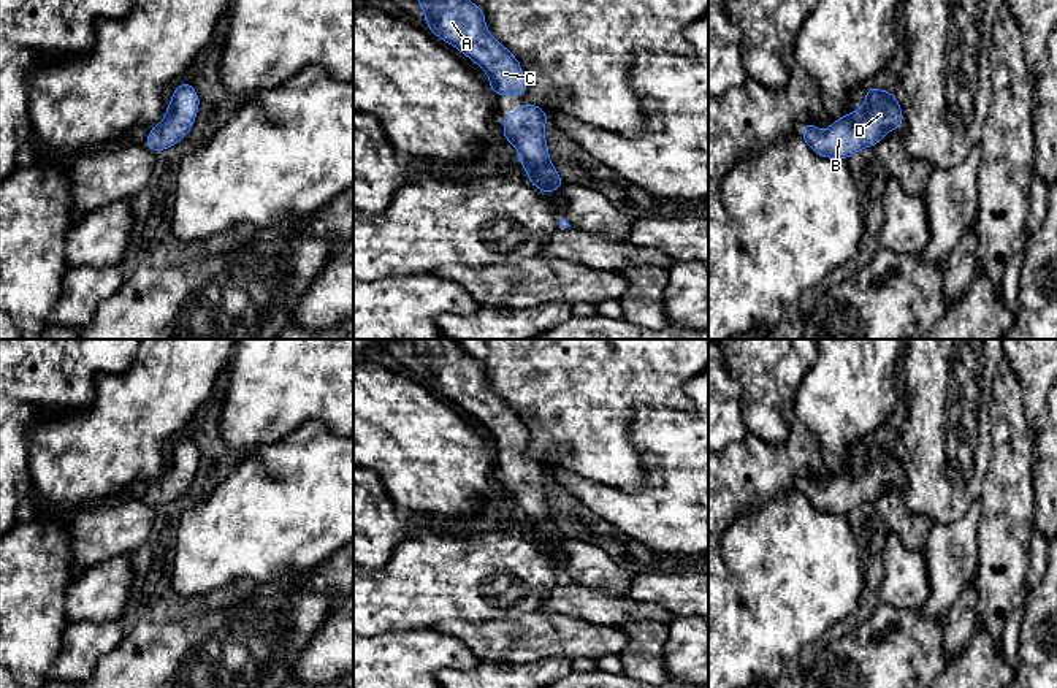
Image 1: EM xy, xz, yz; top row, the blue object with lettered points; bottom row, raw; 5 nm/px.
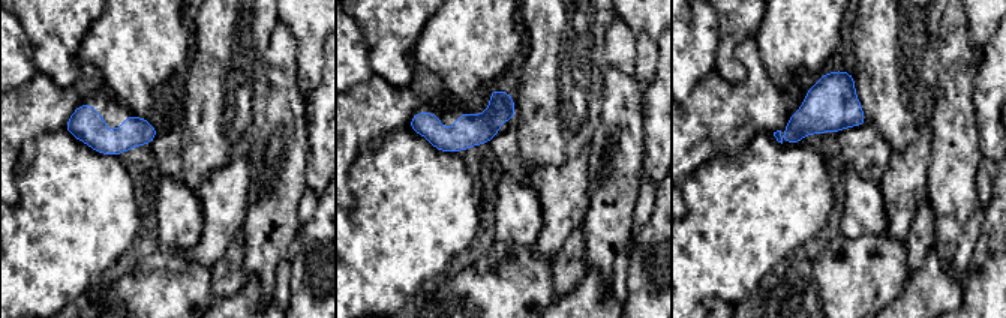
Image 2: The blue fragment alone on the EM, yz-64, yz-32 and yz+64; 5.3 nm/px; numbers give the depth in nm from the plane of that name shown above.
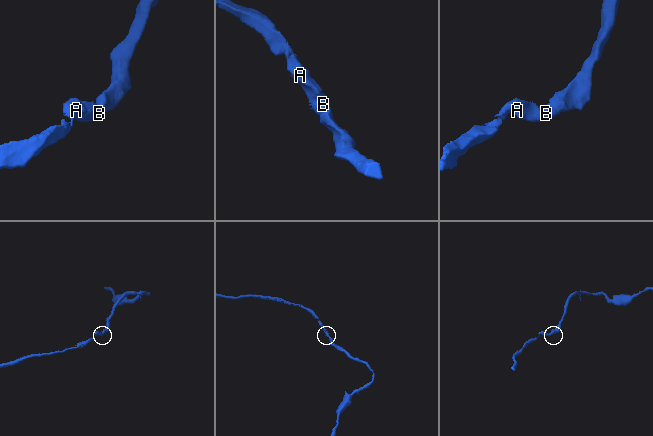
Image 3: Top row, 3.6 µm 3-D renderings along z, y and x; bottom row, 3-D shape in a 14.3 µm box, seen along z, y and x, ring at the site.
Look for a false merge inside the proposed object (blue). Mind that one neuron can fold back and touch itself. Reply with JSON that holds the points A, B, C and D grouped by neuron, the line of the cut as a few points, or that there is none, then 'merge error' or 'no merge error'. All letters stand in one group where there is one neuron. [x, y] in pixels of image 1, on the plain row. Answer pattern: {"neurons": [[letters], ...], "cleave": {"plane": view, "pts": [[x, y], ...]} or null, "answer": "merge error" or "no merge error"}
{"neurons": [["A", "B", "C", "D"]], "cleave": null, "answer": "no merge error"}

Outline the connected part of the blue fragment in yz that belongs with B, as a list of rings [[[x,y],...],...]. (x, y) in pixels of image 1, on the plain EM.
[[[868,441],[862,463],[834,476],[824,490],[818,480],[807,477],[800,493],[818,510],[848,515],[867,501],[875,503],[887,487],[902,480],[903,468],[894,447]]]

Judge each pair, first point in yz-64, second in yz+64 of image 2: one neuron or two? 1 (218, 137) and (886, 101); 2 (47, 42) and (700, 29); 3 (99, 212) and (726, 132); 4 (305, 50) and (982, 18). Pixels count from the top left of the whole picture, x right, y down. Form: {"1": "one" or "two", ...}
{"1": "one", "2": "two", "3": "two", "4": "one"}

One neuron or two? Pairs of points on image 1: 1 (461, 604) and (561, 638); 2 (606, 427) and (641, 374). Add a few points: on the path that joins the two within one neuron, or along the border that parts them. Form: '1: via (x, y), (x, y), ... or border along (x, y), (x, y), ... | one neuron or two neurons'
1: border along (538, 611), (518, 617), (465, 620) | two neurons
2: via (606, 414), (606, 409), (628, 387) | one neuron

